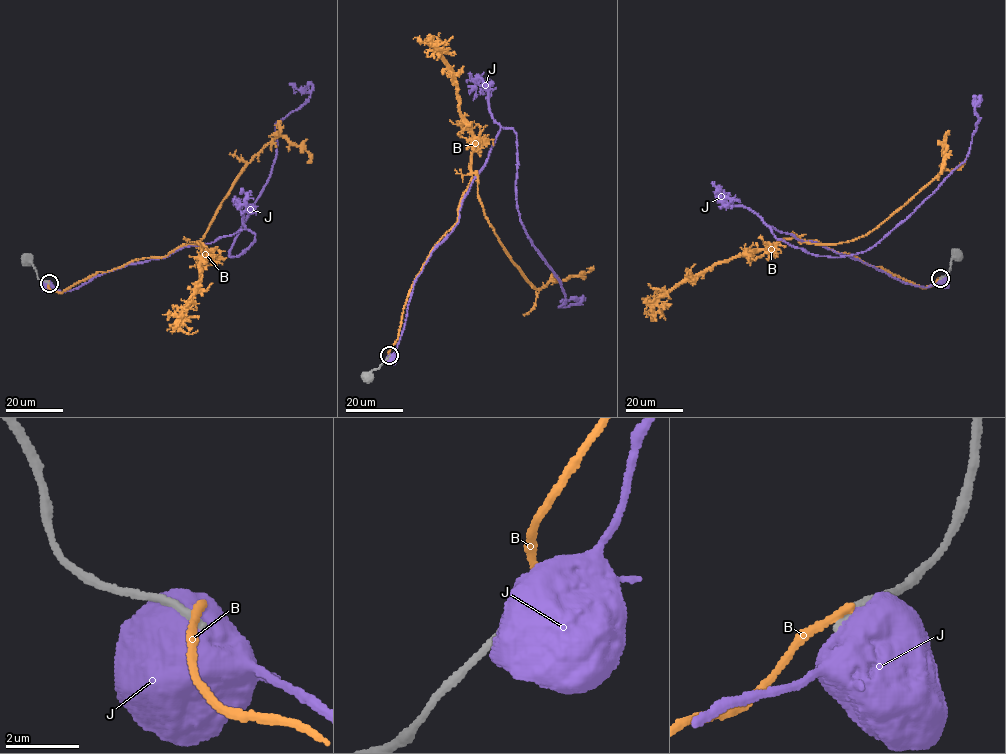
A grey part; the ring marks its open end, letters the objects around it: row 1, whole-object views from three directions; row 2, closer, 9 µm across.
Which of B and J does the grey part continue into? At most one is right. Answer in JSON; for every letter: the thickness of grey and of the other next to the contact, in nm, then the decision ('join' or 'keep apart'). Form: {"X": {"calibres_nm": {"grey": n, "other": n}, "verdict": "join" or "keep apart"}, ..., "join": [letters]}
{"B": {"calibres_nm": {"grey": 240, "other": 240}, "verdict": "keep apart"}, "J": {"calibres_nm": {"grey": 280, "other": 1000}, "verdict": "keep apart"}, "join": []}

